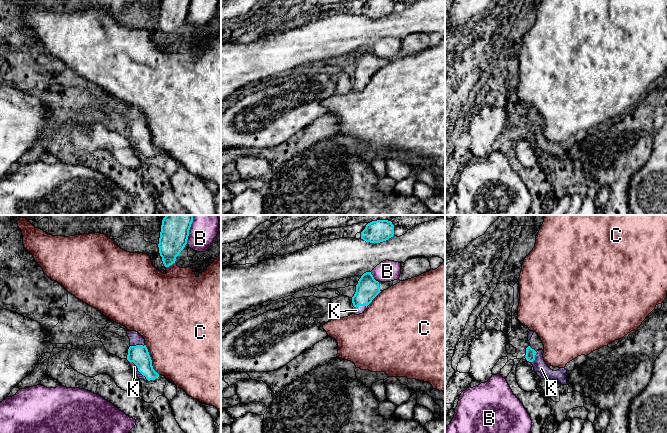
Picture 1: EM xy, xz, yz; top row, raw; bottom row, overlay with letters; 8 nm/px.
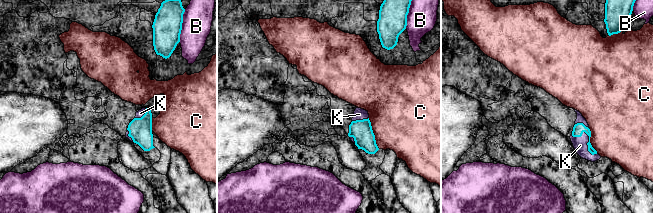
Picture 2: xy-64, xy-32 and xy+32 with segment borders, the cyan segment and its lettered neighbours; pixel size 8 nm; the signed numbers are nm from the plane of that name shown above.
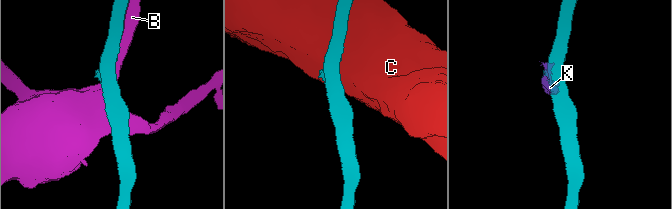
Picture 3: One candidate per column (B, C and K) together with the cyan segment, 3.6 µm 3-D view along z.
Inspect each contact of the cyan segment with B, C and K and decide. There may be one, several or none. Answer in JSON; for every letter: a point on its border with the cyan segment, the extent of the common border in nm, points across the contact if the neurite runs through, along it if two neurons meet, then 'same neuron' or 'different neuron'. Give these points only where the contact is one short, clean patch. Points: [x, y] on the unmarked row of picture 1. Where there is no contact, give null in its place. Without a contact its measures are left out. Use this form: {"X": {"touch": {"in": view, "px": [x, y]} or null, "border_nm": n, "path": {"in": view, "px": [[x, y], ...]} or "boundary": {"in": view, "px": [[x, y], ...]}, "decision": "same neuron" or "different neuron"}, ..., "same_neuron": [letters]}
{"B": {"touch": {"in": "xy", "px": [188, 10]}, "border_nm": 170, "decision": "different neuron"}, "C": {"touch": {"in": "xy", "px": [150, 135]}, "border_nm": 280, "decision": "different neuron"}, "K": {"touch": {"in": "xy", "px": [139, 147]}, "border_nm": 240, "path": {"in": "xy", "px": [[139, 131], [139, 147], [134, 143]]}, "decision": "same neuron"}, "same_neuron": ["K"]}

